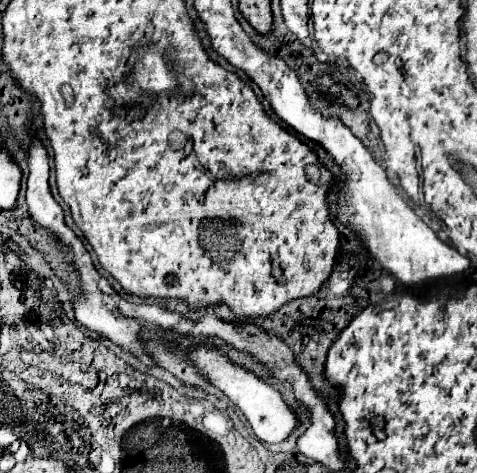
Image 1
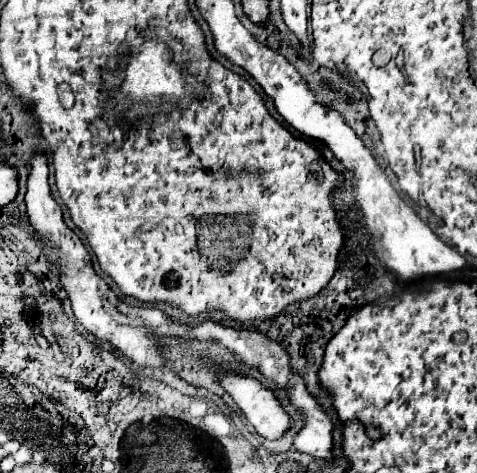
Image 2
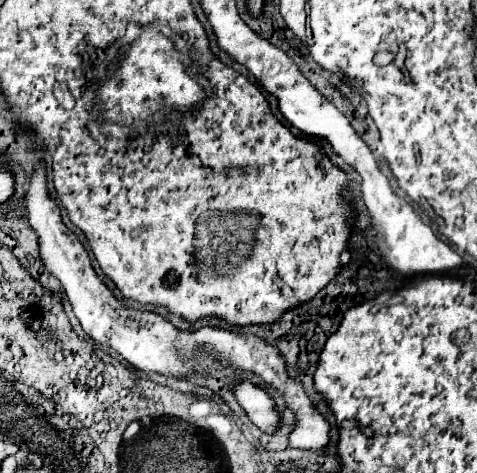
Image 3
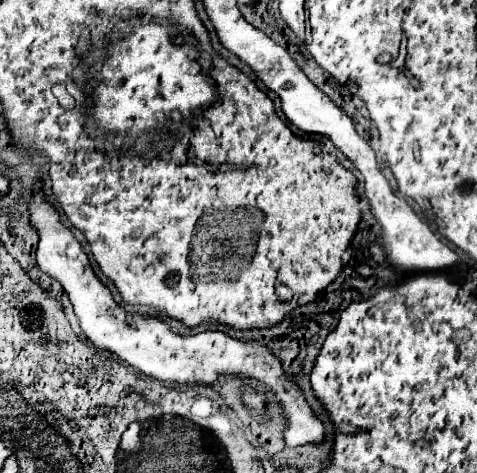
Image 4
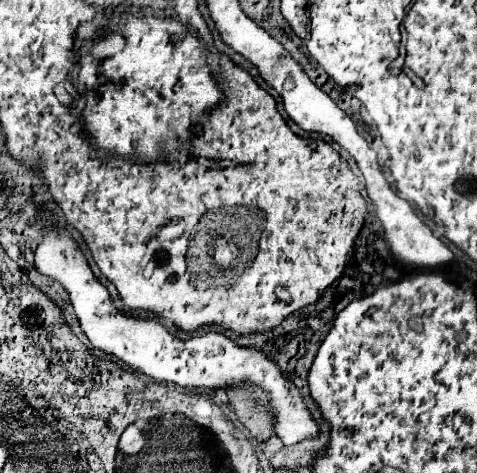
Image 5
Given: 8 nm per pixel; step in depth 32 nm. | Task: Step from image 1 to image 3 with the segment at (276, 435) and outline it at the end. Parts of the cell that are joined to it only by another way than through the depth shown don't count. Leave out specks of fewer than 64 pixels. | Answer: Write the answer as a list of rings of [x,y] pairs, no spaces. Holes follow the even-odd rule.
[[[240,382],[234,386],[236,398],[240,406],[248,412],[248,418],[262,428],[264,432],[274,432],[278,426],[278,412],[274,410],[272,398],[264,392],[258,390],[252,382]]]

